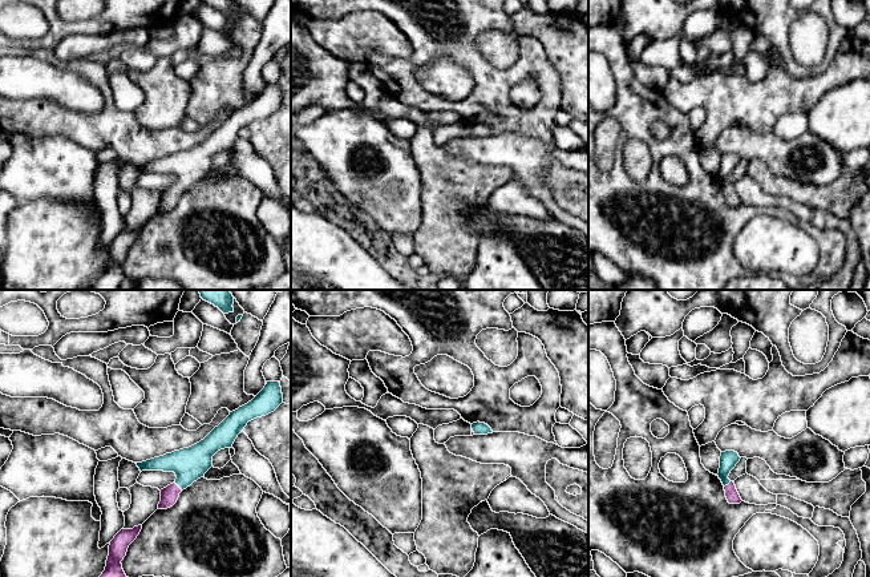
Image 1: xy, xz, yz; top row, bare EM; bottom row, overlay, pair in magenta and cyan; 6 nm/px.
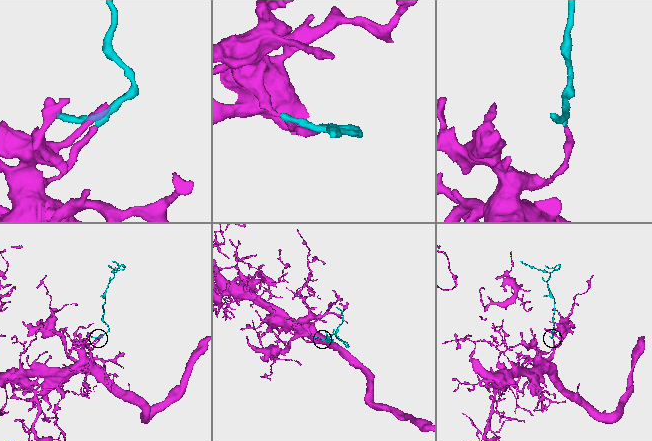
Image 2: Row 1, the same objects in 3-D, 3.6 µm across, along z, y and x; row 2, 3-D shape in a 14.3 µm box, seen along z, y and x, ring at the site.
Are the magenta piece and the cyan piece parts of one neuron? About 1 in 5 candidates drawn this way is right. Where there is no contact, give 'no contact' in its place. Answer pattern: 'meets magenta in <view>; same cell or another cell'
meets magenta in xy; same cell

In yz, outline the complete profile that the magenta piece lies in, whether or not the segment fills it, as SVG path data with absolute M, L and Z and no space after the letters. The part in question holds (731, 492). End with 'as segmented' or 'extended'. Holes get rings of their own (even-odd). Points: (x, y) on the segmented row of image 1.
M735 451L721 452L720 456L720 468L717 476L724 485L725 497L729 504L740 504L742 501L735 483L728 479L731 471L736 467L740 459L741 457Z; extended

